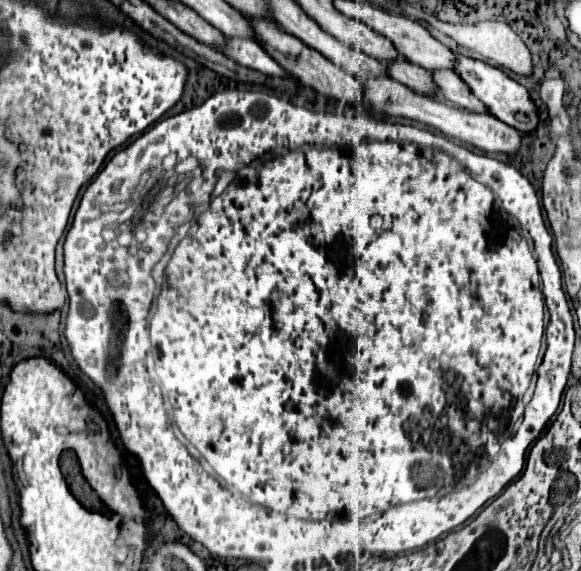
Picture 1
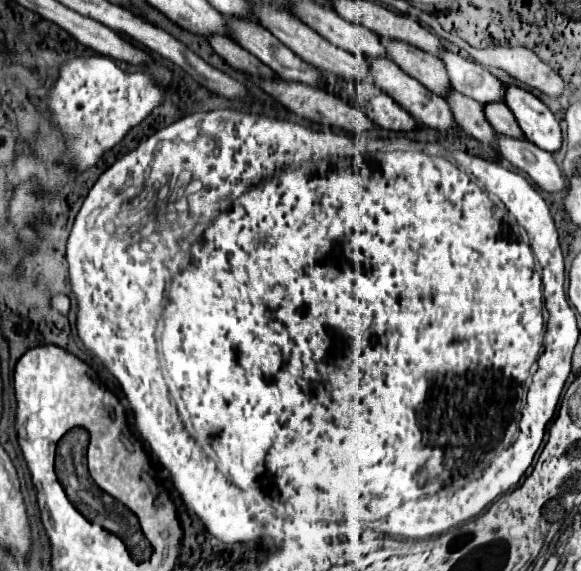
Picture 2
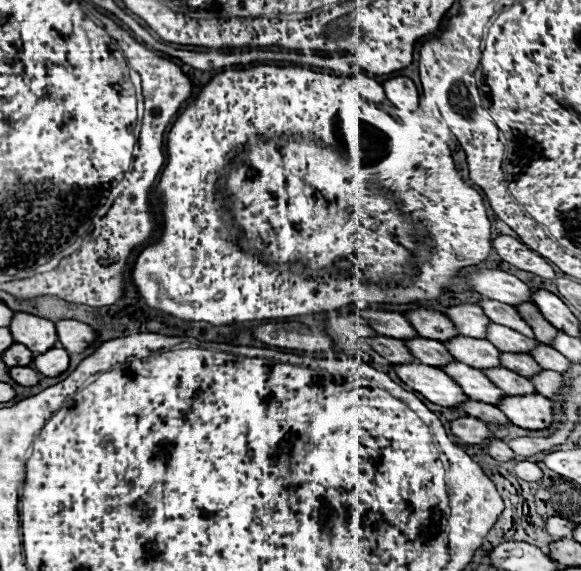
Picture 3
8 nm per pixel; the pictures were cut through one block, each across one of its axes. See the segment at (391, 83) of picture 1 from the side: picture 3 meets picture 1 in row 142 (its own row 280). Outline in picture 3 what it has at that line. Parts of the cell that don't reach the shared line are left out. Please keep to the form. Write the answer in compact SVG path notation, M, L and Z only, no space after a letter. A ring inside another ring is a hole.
M482 270L468 274L466 280L476 292L490 300L498 300L512 306L520 302L532 302L532 288L508 272Z

